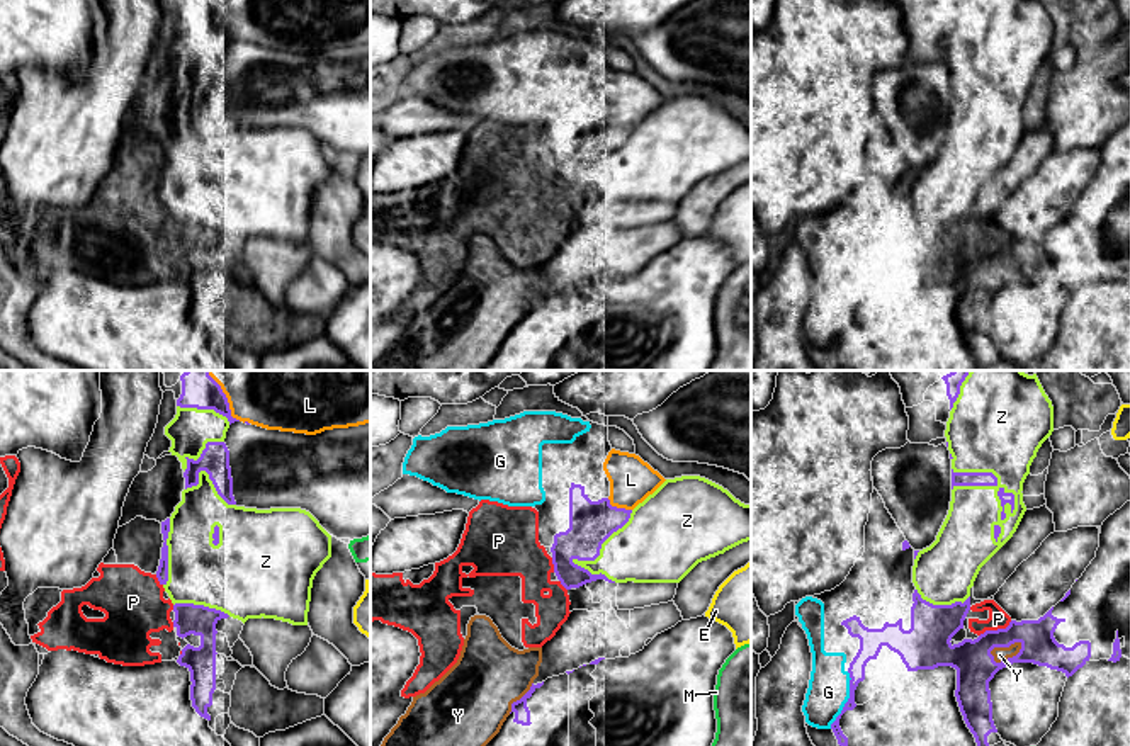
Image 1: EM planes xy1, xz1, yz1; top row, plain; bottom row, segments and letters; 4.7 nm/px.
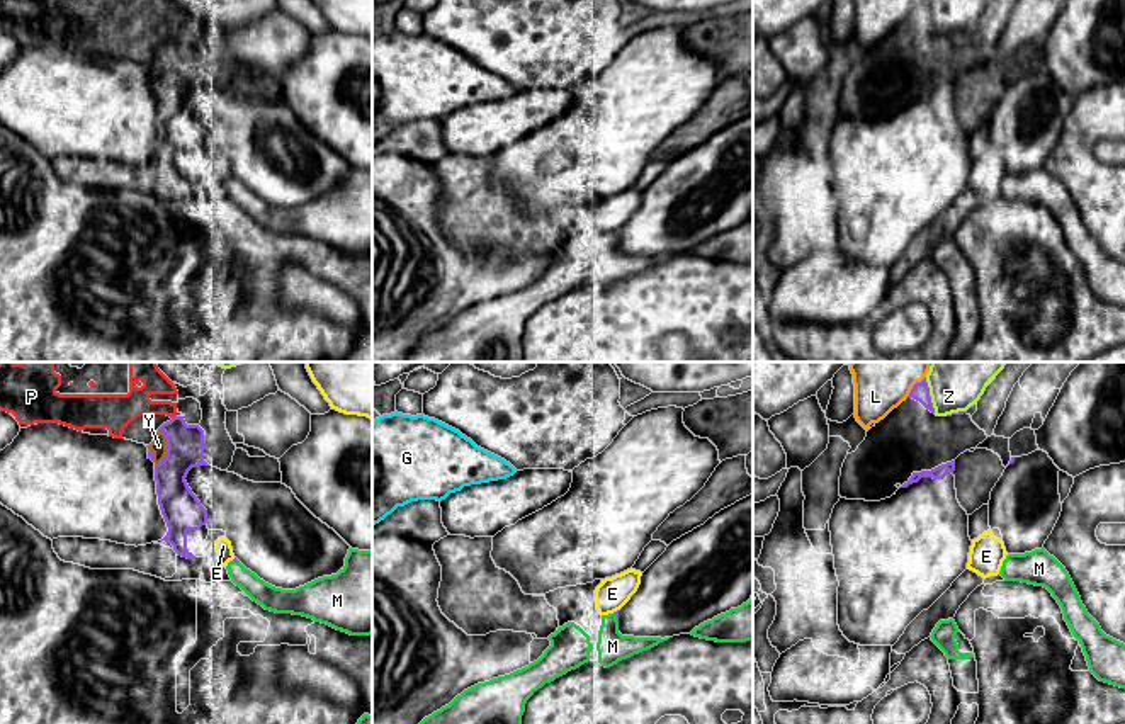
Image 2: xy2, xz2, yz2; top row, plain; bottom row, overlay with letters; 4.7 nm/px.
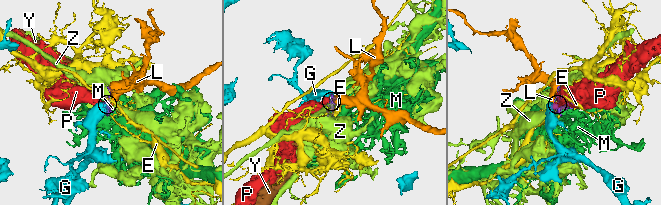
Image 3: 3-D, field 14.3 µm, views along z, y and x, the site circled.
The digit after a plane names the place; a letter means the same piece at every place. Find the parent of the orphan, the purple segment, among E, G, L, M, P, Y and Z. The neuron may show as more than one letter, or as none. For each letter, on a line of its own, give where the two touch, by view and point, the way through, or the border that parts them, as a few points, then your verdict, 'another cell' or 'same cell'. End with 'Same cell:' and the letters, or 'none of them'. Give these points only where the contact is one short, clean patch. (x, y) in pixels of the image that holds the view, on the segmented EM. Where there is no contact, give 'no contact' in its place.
E: xz2 (614, 612) | another cell
G: yz1 (848, 700) | another cell
L: xz1 (619, 508) | another cell
M: xz2 (617, 617) | another cell
P: yz1 (994, 631) | same cell
Y: yz1 (1005, 646) | another cell
Z: yz1 (994, 476) | another cell
Same cell: P

